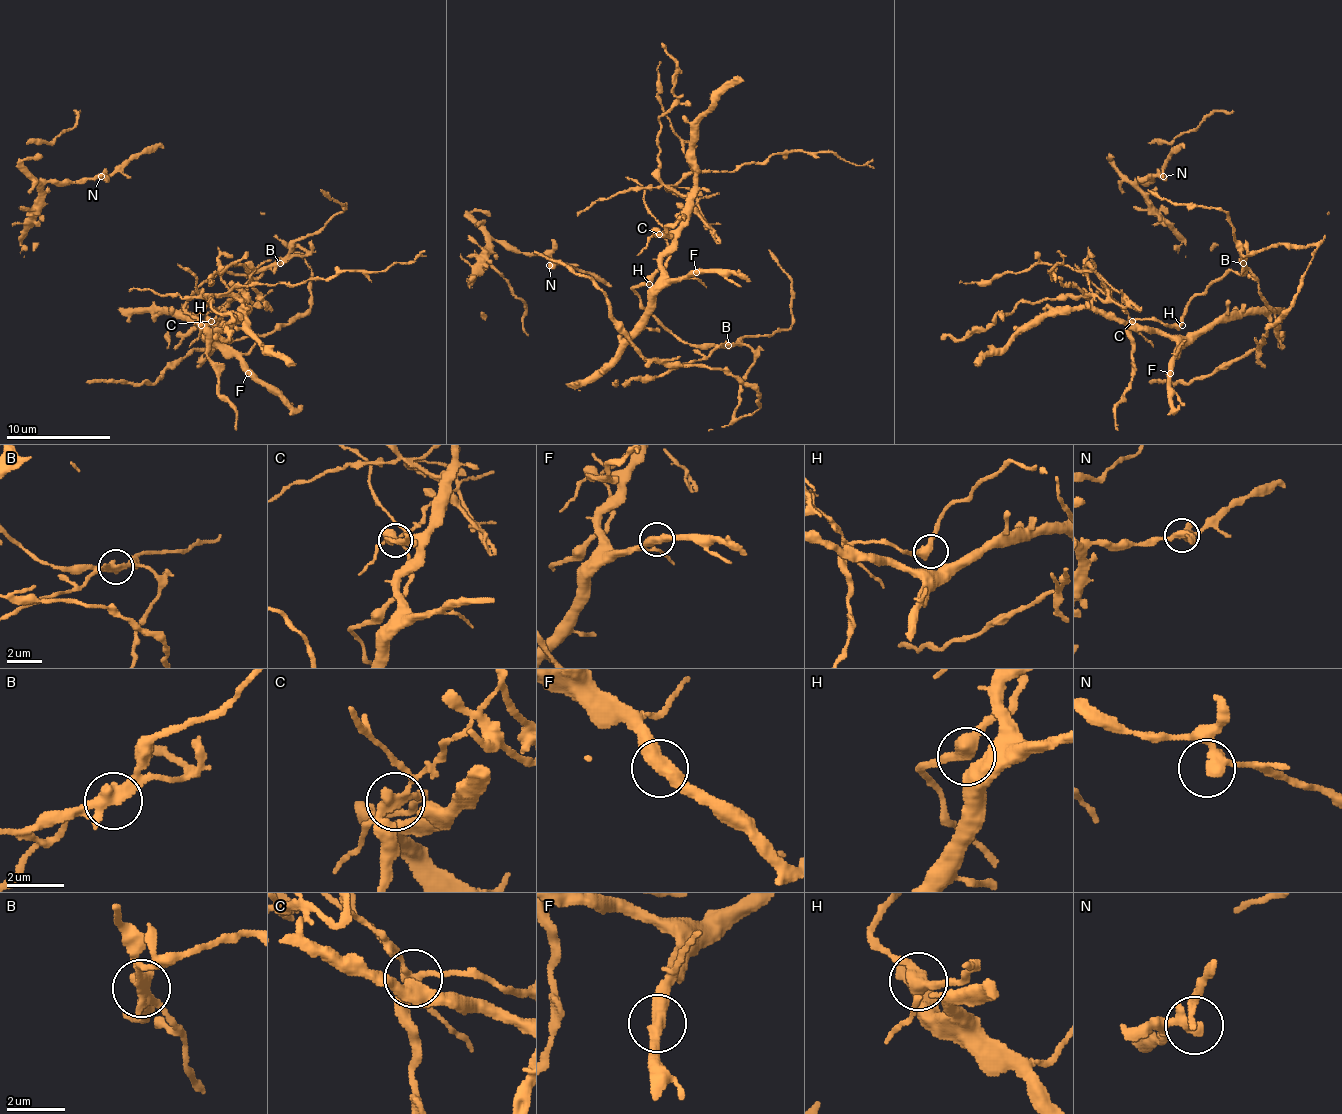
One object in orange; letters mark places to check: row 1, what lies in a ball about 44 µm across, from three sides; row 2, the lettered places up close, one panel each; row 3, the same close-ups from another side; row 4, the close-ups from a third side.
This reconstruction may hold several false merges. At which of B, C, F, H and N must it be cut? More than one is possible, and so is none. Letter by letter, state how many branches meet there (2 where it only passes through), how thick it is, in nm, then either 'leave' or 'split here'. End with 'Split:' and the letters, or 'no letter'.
B: branches 2; calibre 440 nm; split here
C: branches 5; calibre 240 nm; split here
F: branches 2; calibre 460 nm; leave
H: branches 2; calibre 440 nm; leave
N: branches 2; calibre 360 nm; leave
Split: B, C

